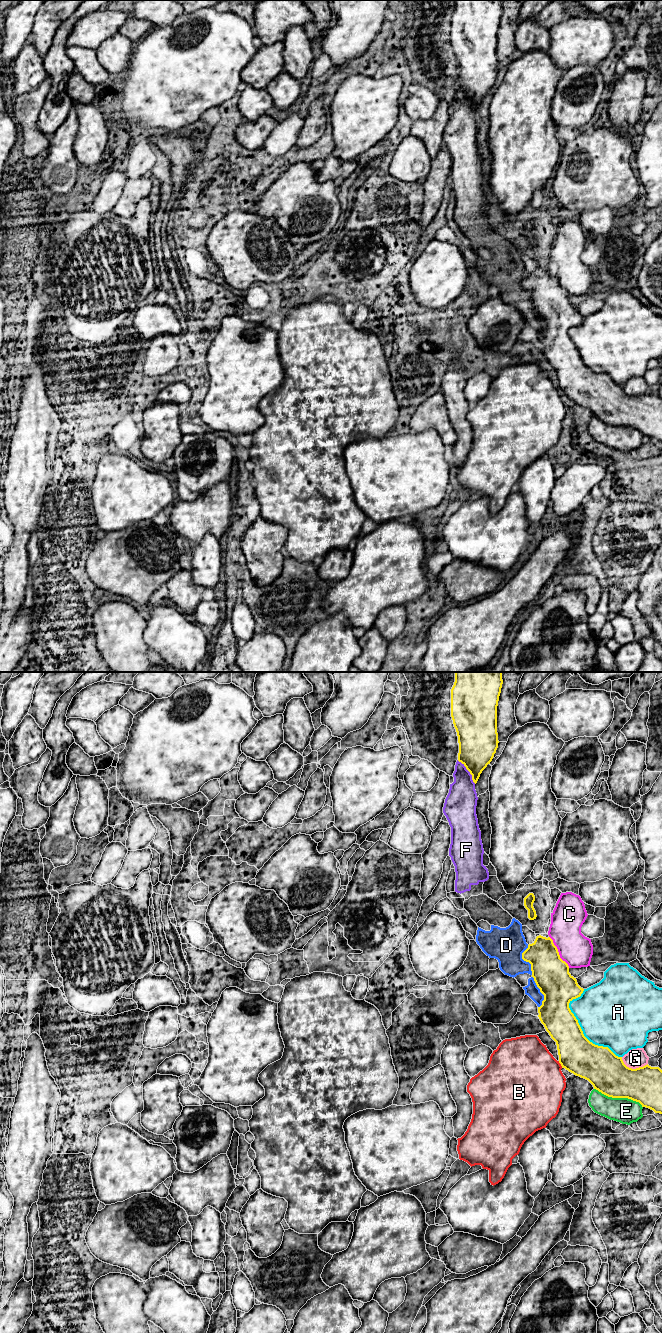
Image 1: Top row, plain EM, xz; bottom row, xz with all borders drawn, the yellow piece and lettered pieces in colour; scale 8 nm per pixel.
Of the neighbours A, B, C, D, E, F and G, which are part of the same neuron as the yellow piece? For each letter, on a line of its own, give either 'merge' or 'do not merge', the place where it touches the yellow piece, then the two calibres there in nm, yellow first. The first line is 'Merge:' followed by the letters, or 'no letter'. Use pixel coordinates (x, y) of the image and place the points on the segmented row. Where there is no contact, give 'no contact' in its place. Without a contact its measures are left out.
Merge: D, F
A: do not merge | xz (581, 1029) | 300/500 nm
B: do not merge | xz (560, 1063) | 300/460 nm
C: do not merge | xz (558, 952) | 280/260 nm
D: merge | xz (525, 960) | 280/280 nm
E: do not merge | xz (619, 1097) | 320/200 nm
F: merge | xz (468, 770) | 320/240 nm
G: do not merge | xz (633, 1069) | 320/160 nm

